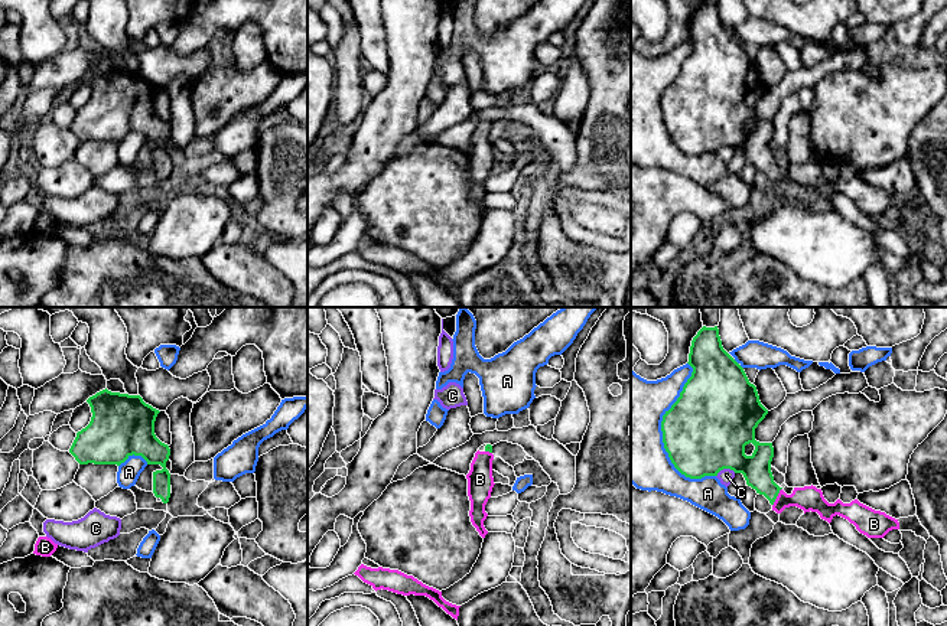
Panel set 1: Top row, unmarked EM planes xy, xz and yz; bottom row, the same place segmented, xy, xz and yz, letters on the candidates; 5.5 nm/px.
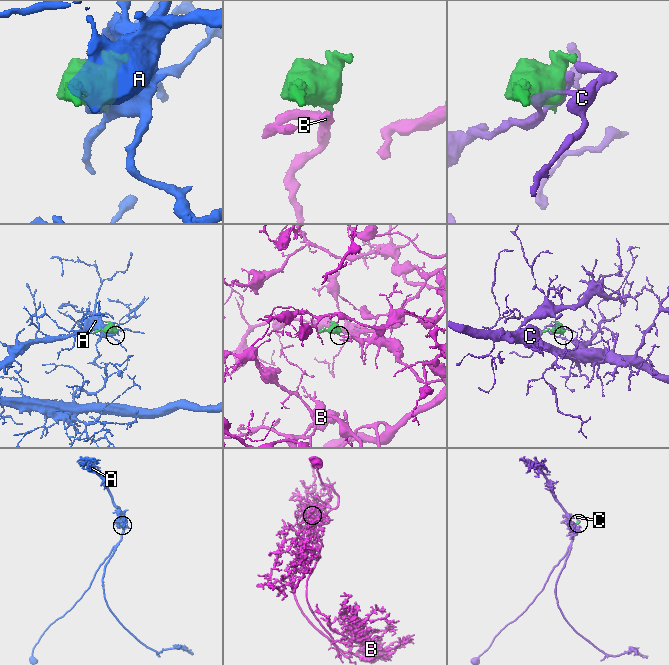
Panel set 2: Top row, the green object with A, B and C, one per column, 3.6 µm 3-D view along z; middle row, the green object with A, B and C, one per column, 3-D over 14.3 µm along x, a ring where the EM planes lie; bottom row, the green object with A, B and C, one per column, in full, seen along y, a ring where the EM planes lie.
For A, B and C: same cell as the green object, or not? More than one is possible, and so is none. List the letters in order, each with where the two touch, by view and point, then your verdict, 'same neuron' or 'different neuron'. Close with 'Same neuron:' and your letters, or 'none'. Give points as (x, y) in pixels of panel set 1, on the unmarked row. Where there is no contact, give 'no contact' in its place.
A: meets green in yz at (661, 104); different neuron
B: meets green in yz at (777, 172); same neuron
C: meets green in yz at (725, 144); different neuron
Same neuron: B

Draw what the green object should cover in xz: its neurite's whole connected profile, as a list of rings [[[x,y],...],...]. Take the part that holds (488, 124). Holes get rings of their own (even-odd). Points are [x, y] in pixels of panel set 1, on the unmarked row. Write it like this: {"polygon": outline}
{"polygon": [[[486,121],[484,128],[476,128],[475,134],[471,140],[471,147],[466,151],[468,156],[468,173],[471,177],[471,199],[479,209],[482,215],[488,211],[484,203],[484,198],[486,196],[488,190],[485,189],[485,182],[491,175],[491,169],[494,164],[494,154],[492,154],[492,123]]]}

